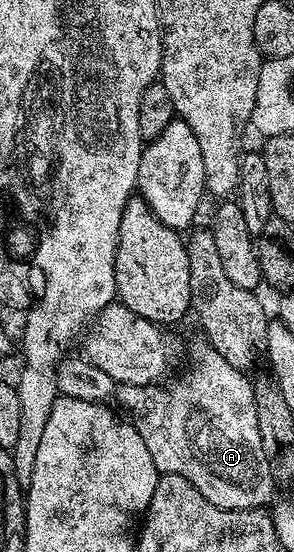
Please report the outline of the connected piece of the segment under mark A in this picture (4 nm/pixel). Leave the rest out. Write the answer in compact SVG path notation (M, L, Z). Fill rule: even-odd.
M199 342L190 352L190 369L179 380L172 381L173 379L171 379L169 381L169 384L171 383L170 388L165 388L167 385L162 382L145 384L144 386L119 384L116 388L116 401L118 400L119 404L117 404L117 407L123 413L130 412L126 414L132 421L134 429L140 434L140 438L144 438L144 446L148 446L148 454L152 454L152 462L156 462L159 473L180 474L180 478L188 478L188 482L192 482L192 486L196 486L196 490L200 490L200 494L204 494L204 498L208 498L208 502L212 502L212 506L220 506L224 510L265 509L275 499L274 488L276 489L276 481L270 474L270 467L264 454L264 442L260 442L260 425L256 423L254 384L246 376L249 375L243 369L228 366L228 362L224 362L224 358L220 358L220 354L216 354L216 350L211 348L209 344Z

